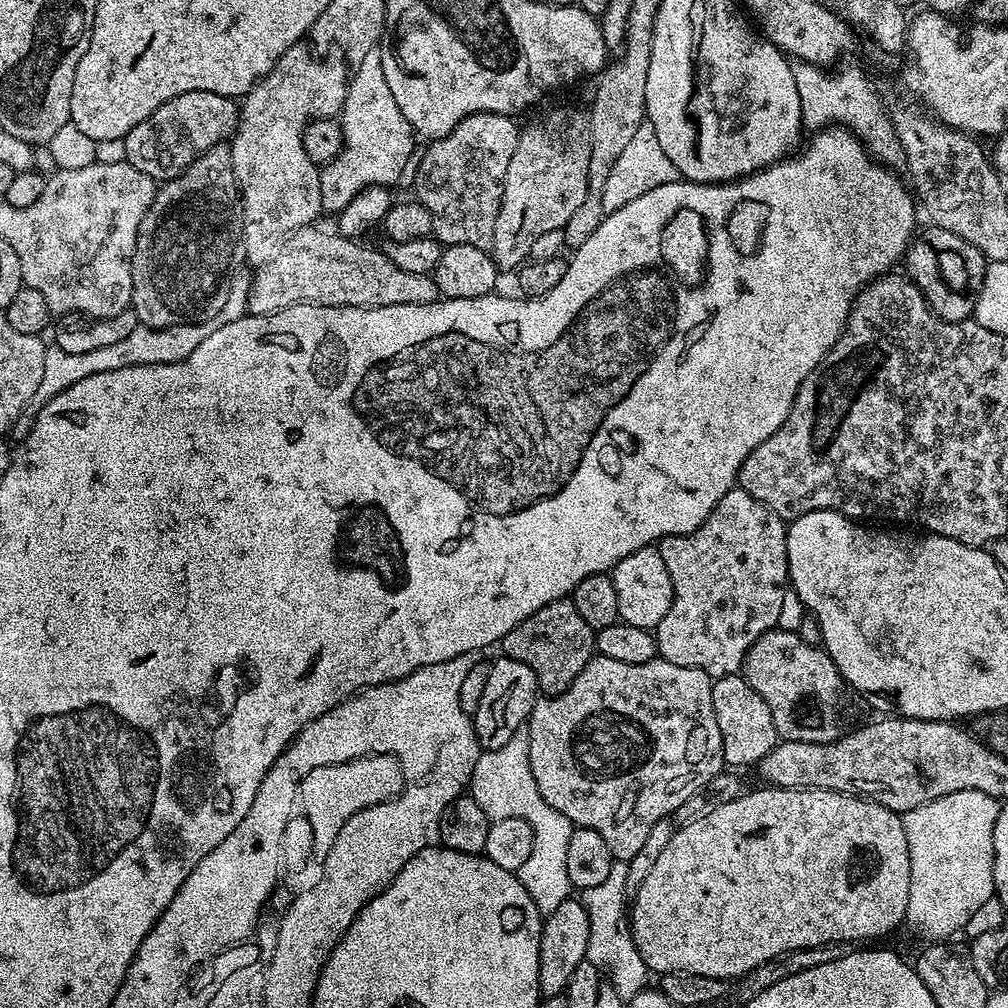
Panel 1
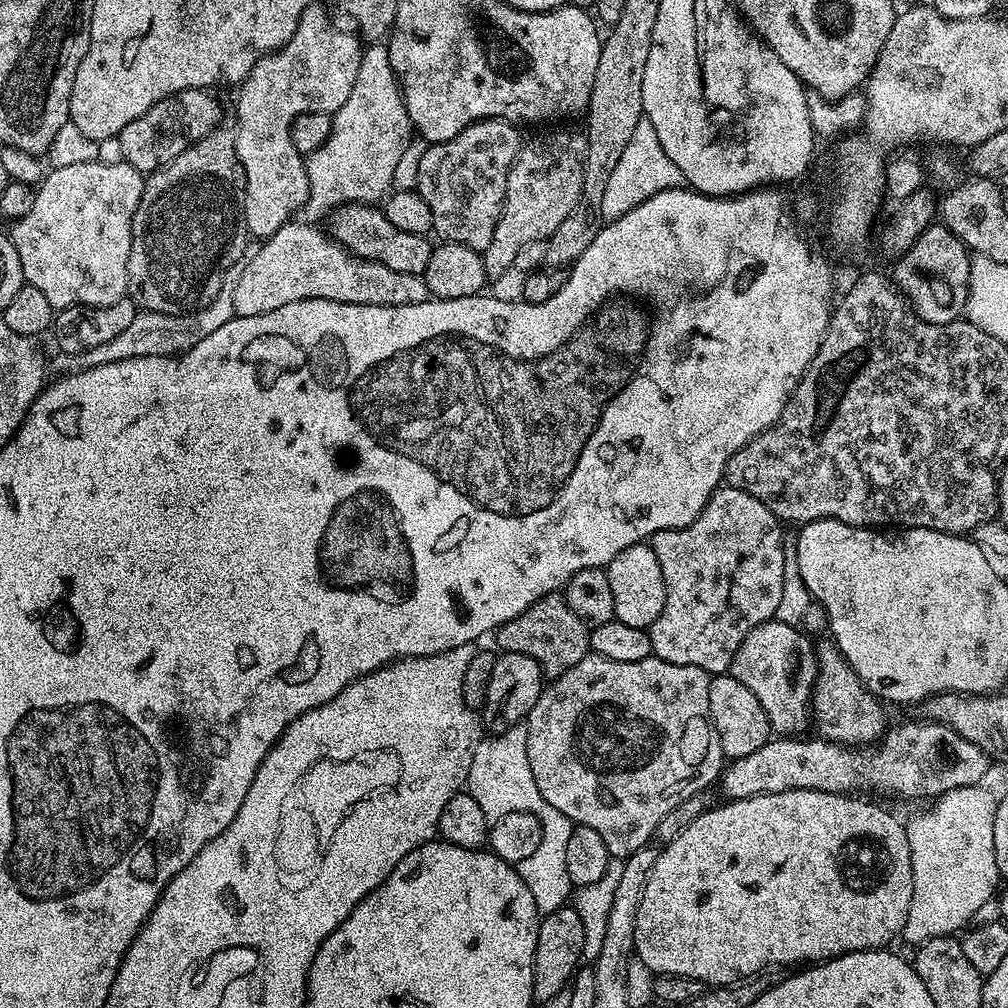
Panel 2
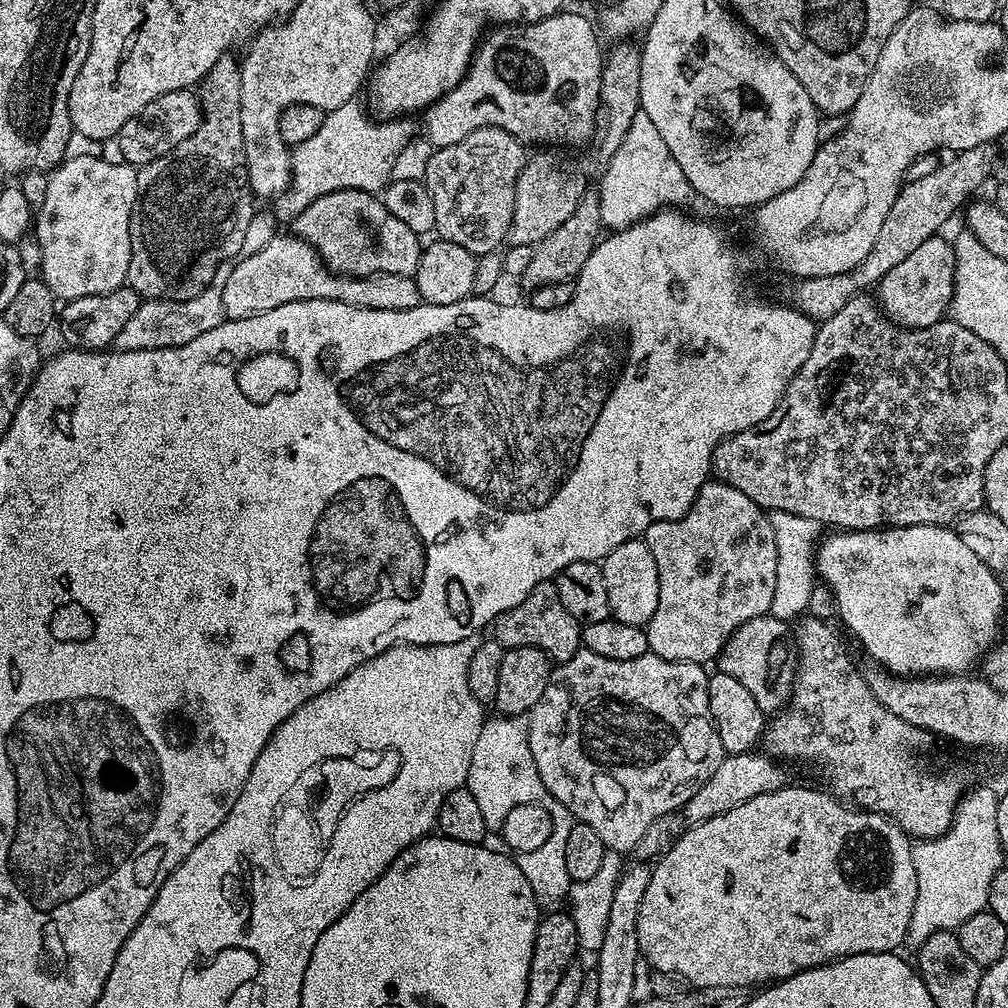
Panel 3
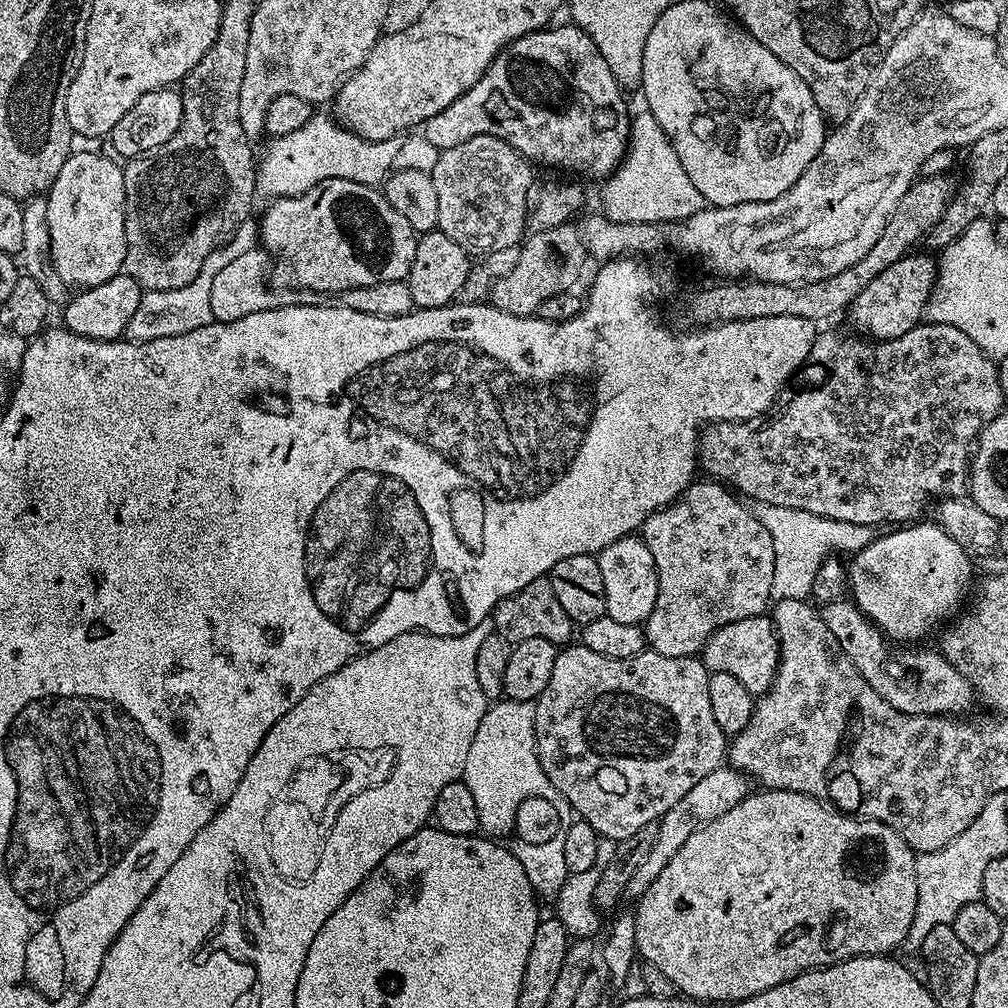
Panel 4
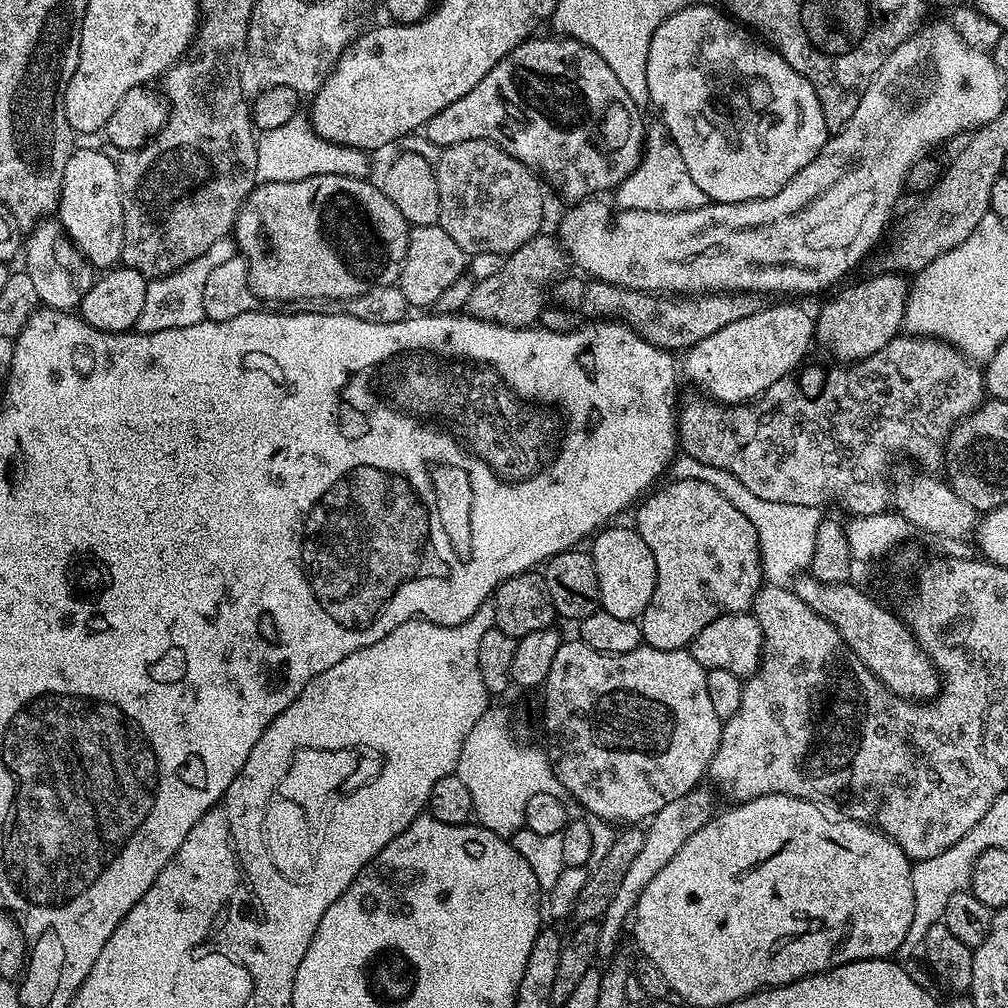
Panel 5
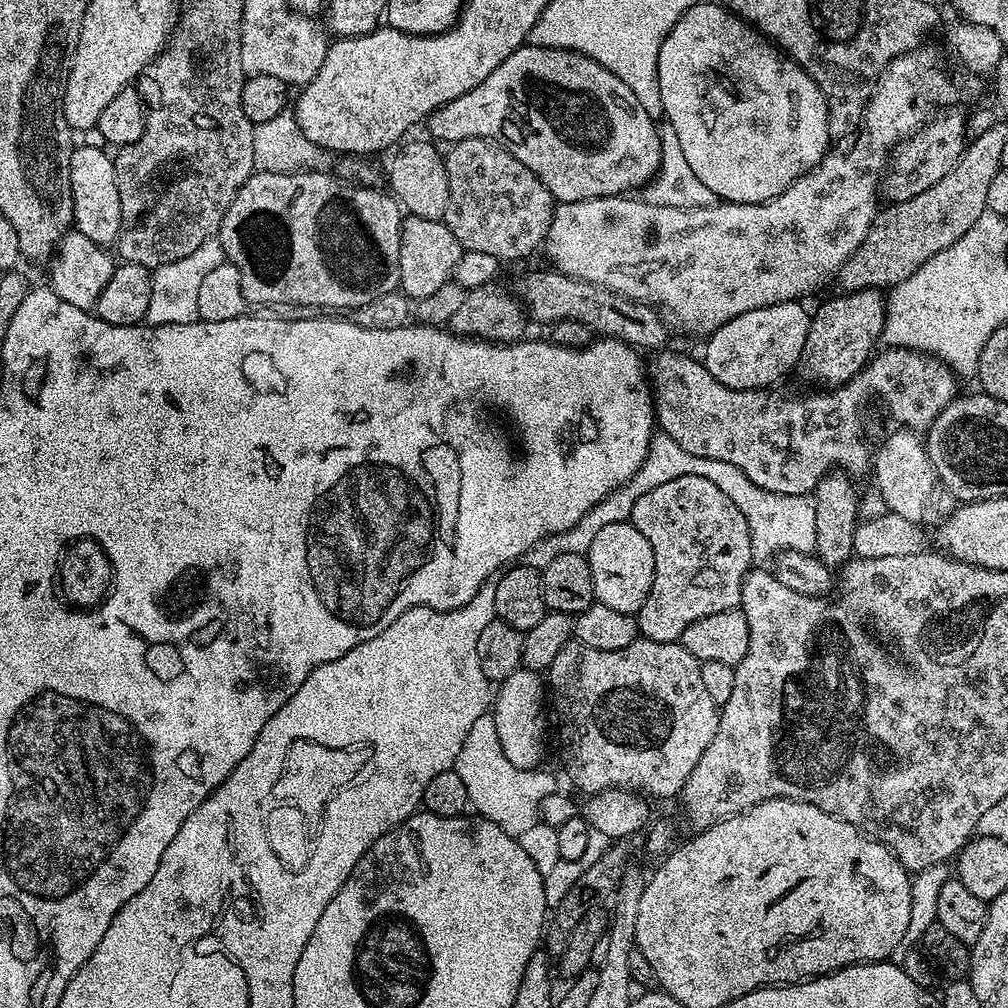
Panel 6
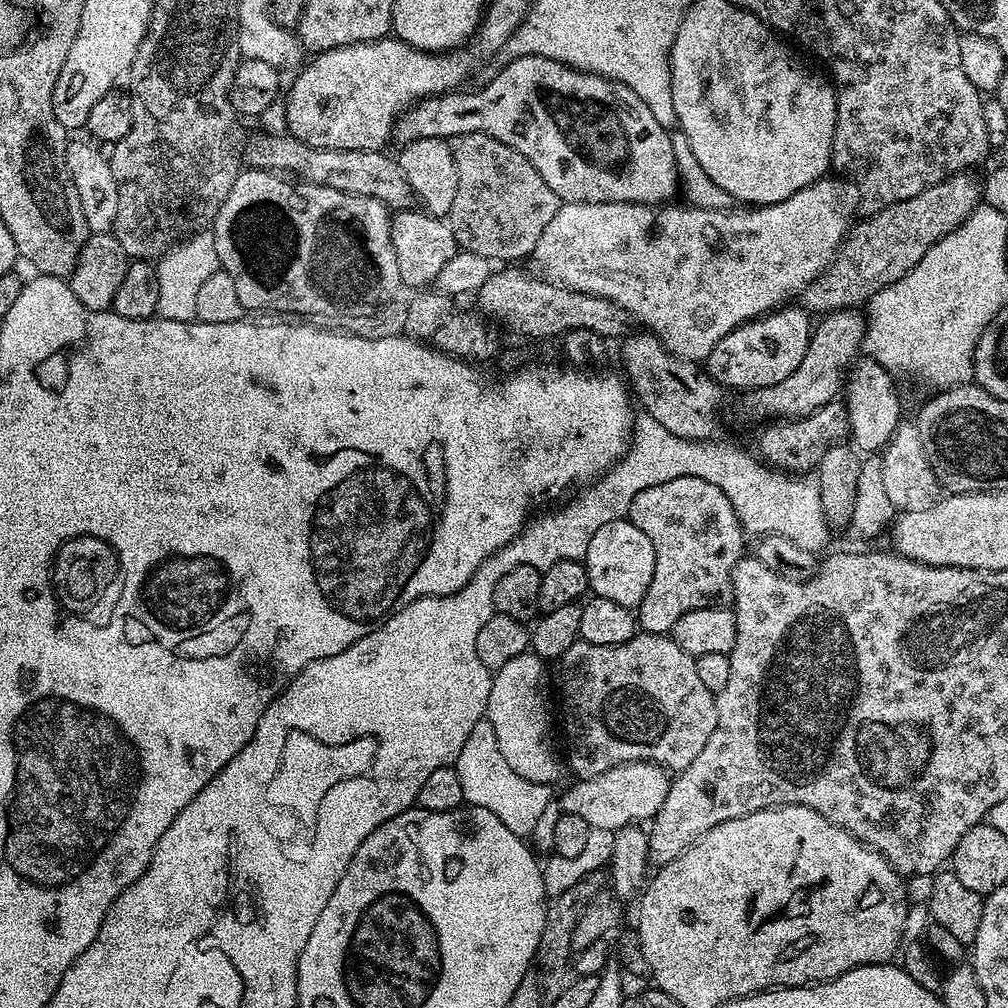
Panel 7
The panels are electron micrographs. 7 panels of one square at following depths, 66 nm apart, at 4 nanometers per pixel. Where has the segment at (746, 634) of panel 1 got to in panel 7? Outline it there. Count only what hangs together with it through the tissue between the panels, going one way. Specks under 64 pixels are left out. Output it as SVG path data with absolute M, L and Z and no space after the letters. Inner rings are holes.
M694 477L650 486L630 502L627 519L654 546L654 578L650 578L646 598L638 609L638 624L643 631L671 633L682 614L718 608L731 601L732 571L745 555L746 533L718 486Z

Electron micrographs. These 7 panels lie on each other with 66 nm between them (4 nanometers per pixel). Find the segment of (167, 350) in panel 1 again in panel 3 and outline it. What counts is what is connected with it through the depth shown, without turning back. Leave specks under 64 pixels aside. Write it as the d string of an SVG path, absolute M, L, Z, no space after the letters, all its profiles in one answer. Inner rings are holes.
M216 282L204 288L202 294L189 300L144 300L138 306L138 310L134 310L130 322L122 326L114 348L117 352L129 352L182 346L186 342L194 342L198 334L206 334L206 330L214 330L214 326L224 323L225 319L222 290L220 284Z

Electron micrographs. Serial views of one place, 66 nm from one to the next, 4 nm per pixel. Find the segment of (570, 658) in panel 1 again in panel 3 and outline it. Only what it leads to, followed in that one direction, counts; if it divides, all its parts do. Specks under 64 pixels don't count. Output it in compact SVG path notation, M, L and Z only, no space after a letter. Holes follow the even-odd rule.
M552 582L534 586L534 590L530 590L530 594L526 594L526 598L522 598L522 602L518 602L518 606L495 616L490 625L490 636L491 639L497 640L505 650L534 646L546 653L548 659L553 662L574 658L574 654L581 651L582 648L582 625L579 620L574 618L574 614L570 614L570 610L566 610L566 606L562 606L562 598L558 598L558 590L555 583Z

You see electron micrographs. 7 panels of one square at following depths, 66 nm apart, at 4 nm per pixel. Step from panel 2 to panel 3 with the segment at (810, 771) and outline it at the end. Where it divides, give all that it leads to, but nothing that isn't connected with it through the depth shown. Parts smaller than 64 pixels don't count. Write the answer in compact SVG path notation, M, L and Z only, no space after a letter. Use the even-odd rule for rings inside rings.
M760 750L725 755L718 770L714 770L714 774L710 774L710 778L706 778L700 789L684 803L682 815L689 825L701 824L710 818L718 818L718 814L726 814L726 810L734 810L734 806L742 806L742 802L750 802L750 798L776 792L789 783L784 768L787 767L781 761Z

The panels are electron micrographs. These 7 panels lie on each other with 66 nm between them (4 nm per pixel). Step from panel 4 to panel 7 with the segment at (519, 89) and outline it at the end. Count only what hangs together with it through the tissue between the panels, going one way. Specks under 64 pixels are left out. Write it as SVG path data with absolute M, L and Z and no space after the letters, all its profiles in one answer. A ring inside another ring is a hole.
M520 56L516 60L503 65L499 70L501 72L489 82L488 88L482 89L481 92L453 90L445 92L443 96L429 96L428 99L421 100L413 104L411 108L401 112L400 117L396 119L396 127L394 129L395 143L398 142L397 145L403 146L418 138L459 138L475 132L490 134L490 138L498 138L498 142L506 142L506 146L518 150L518 154L526 157L534 166L534 170L538 170L538 174L542 174L542 179L546 181L546 186L550 186L550 190L554 190L554 194L558 194L561 201L570 204L626 202L627 204L664 206L671 201L668 199L675 192L677 195L678 173L671 135L660 125L658 118L654 118L654 114L650 114L650 106L646 106L646 102L642 102L638 98L638 94L634 94L634 90L630 90L625 84L618 84L614 80L608 80L605 76L599 76L593 72L580 72L562 62L554 62L550 58L542 58L541 56Z

